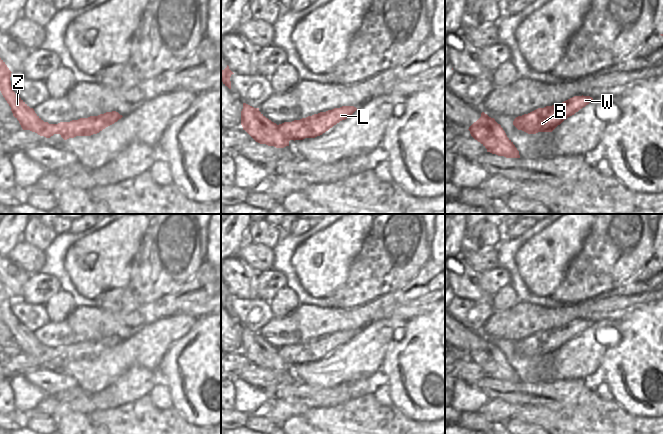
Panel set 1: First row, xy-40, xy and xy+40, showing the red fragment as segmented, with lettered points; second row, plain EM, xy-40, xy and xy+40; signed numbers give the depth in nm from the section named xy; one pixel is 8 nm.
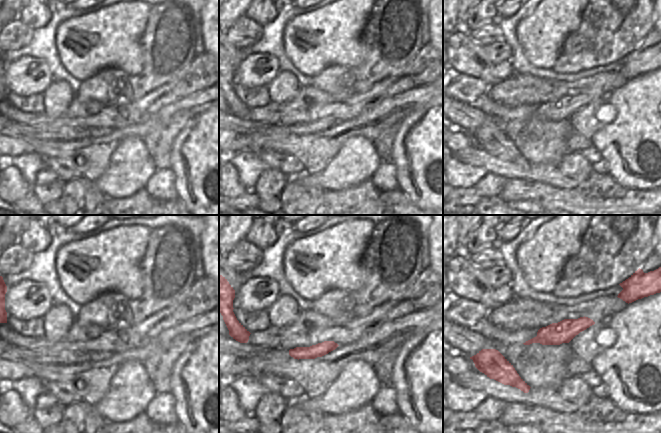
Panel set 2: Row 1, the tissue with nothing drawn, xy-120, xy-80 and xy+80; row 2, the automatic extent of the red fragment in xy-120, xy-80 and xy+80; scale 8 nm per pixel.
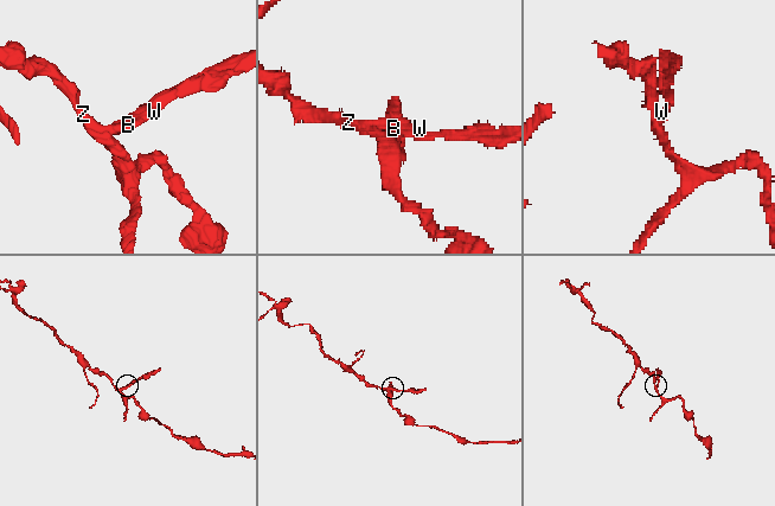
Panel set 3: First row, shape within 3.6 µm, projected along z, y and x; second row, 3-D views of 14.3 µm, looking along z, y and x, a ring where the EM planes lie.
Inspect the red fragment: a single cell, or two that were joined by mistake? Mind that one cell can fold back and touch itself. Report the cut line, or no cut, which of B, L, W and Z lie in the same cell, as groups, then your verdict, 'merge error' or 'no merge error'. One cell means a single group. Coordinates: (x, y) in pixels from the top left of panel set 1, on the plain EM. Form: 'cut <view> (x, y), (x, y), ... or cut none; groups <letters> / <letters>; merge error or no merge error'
cut xy (277, 349), (280, 357), (288, 366); groups B L W / Z; merge error

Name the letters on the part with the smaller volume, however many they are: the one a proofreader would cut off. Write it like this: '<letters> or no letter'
B, L, W

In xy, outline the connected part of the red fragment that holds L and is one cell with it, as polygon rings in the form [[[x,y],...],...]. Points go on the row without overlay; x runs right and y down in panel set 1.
[[[342,330],[326,336],[320,336],[300,344],[279,348],[279,355],[287,363],[303,364],[322,359],[334,349],[350,341],[357,334],[354,330]]]

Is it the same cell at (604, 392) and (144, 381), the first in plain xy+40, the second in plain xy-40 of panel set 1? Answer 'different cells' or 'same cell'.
different cells

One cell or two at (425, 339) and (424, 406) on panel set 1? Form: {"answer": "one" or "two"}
{"answer": "one"}

